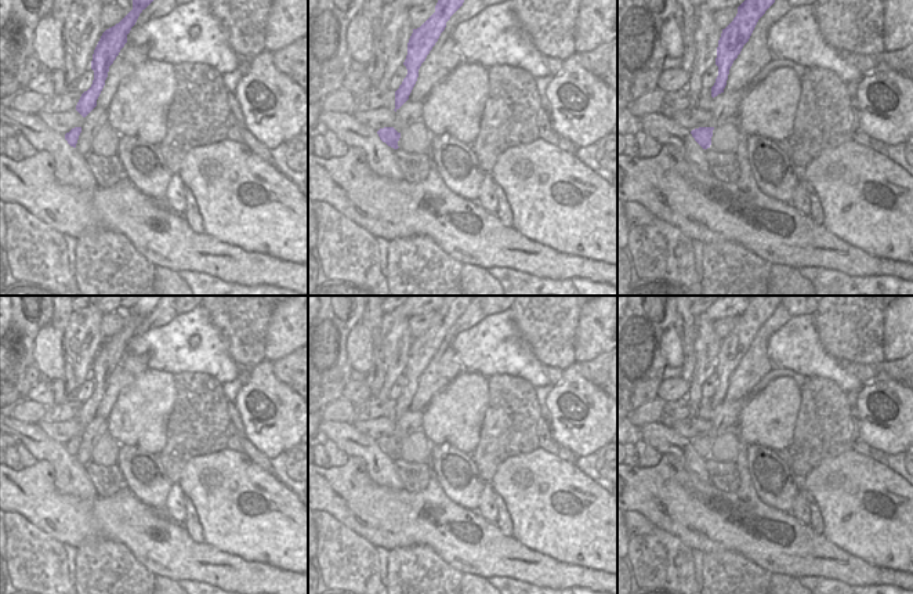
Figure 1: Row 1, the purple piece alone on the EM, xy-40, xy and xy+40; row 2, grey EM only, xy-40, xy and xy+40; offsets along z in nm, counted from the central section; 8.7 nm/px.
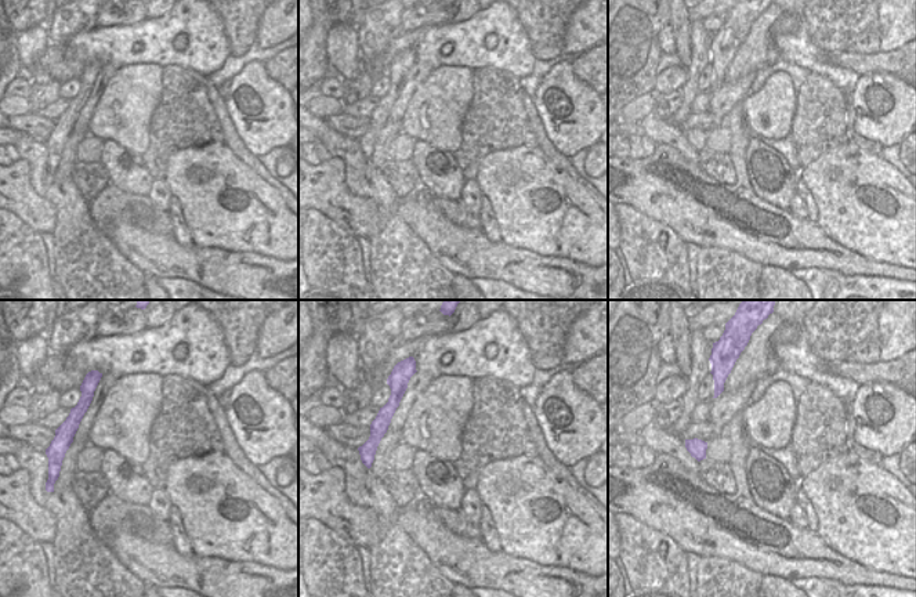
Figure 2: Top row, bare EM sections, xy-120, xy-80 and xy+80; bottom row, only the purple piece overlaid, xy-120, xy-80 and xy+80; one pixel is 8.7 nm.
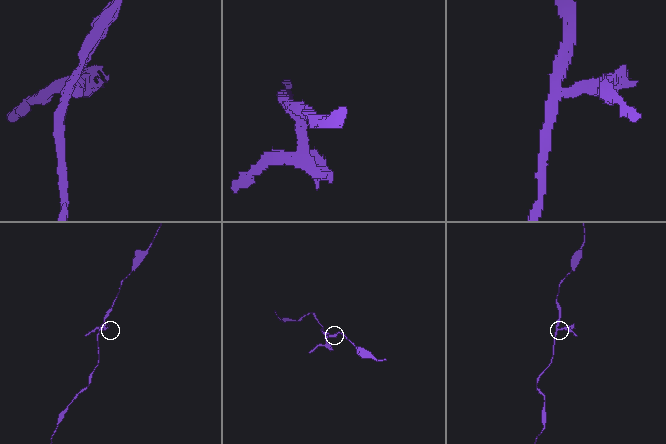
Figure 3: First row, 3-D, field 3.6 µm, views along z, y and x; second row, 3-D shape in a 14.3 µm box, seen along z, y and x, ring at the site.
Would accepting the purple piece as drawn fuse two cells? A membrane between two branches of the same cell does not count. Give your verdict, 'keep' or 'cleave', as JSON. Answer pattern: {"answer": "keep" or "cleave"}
{"answer": "cleave"}

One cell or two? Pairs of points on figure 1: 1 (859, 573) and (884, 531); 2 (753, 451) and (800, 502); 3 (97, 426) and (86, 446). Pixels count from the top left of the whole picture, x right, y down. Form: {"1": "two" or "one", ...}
{"1": "two", "2": "two", "3": "one"}

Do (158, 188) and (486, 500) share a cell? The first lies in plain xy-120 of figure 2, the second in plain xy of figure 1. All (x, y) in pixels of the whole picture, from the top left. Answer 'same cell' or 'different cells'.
same cell

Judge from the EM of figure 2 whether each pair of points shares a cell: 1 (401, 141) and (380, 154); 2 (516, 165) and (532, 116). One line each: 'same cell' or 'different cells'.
1: different cells
2: different cells

